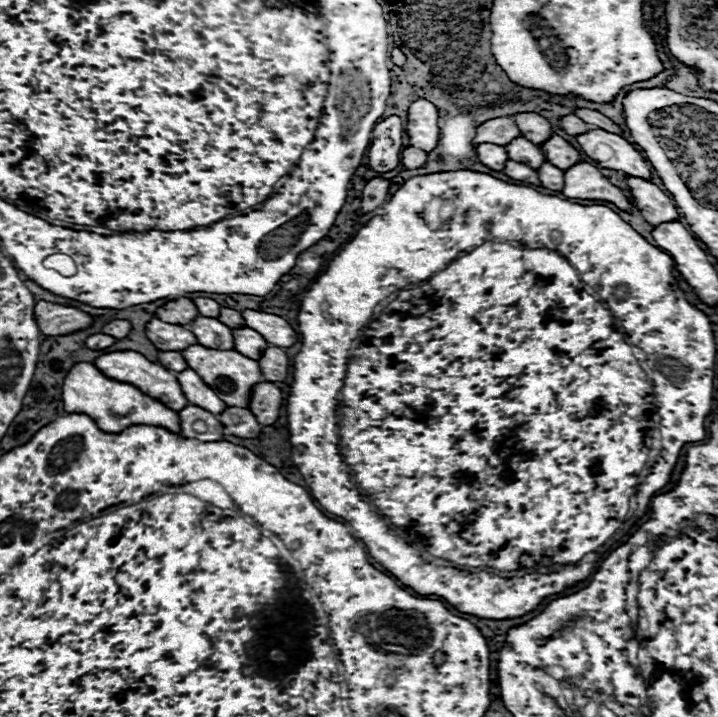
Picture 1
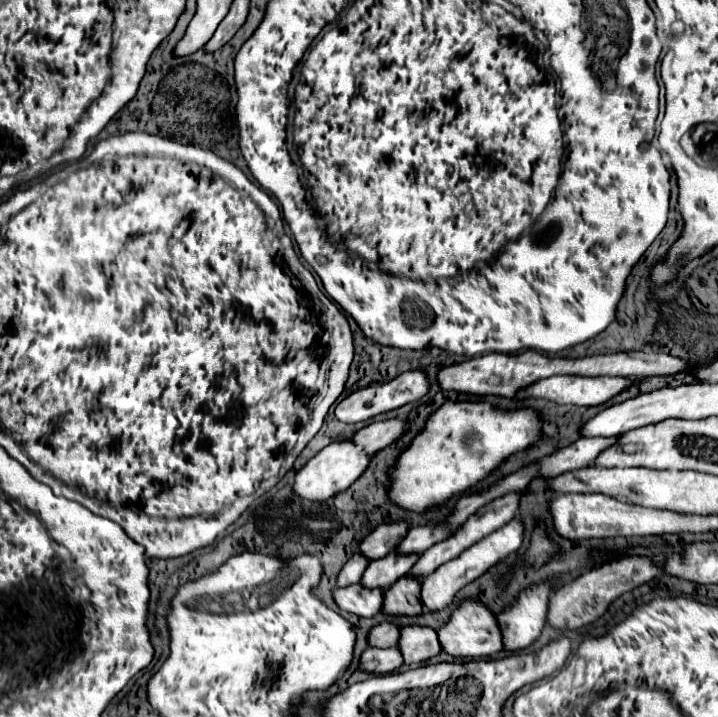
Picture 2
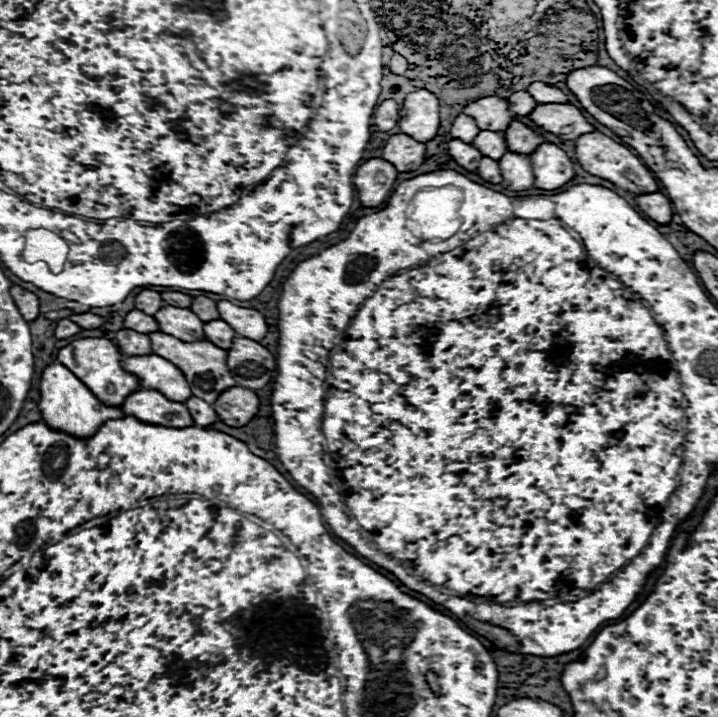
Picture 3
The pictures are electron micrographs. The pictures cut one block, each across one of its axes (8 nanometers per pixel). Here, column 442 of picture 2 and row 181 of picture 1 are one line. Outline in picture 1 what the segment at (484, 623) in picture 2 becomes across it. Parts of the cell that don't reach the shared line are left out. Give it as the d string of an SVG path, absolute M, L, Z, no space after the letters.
M626 176L626 182L628 182L634 204L638 206L640 214L648 224L658 226L662 222L680 218L672 198L668 198L666 192L662 192L654 182L642 180L636 176Z

